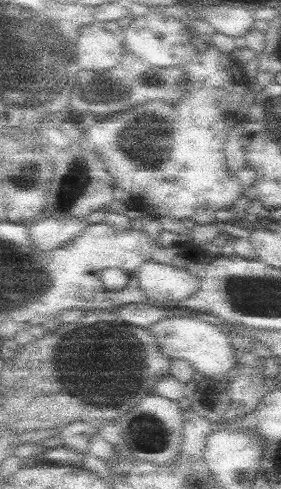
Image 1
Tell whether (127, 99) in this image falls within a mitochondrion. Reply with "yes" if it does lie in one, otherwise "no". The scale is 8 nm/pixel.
yes

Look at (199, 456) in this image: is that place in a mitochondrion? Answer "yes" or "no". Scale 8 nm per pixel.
no

